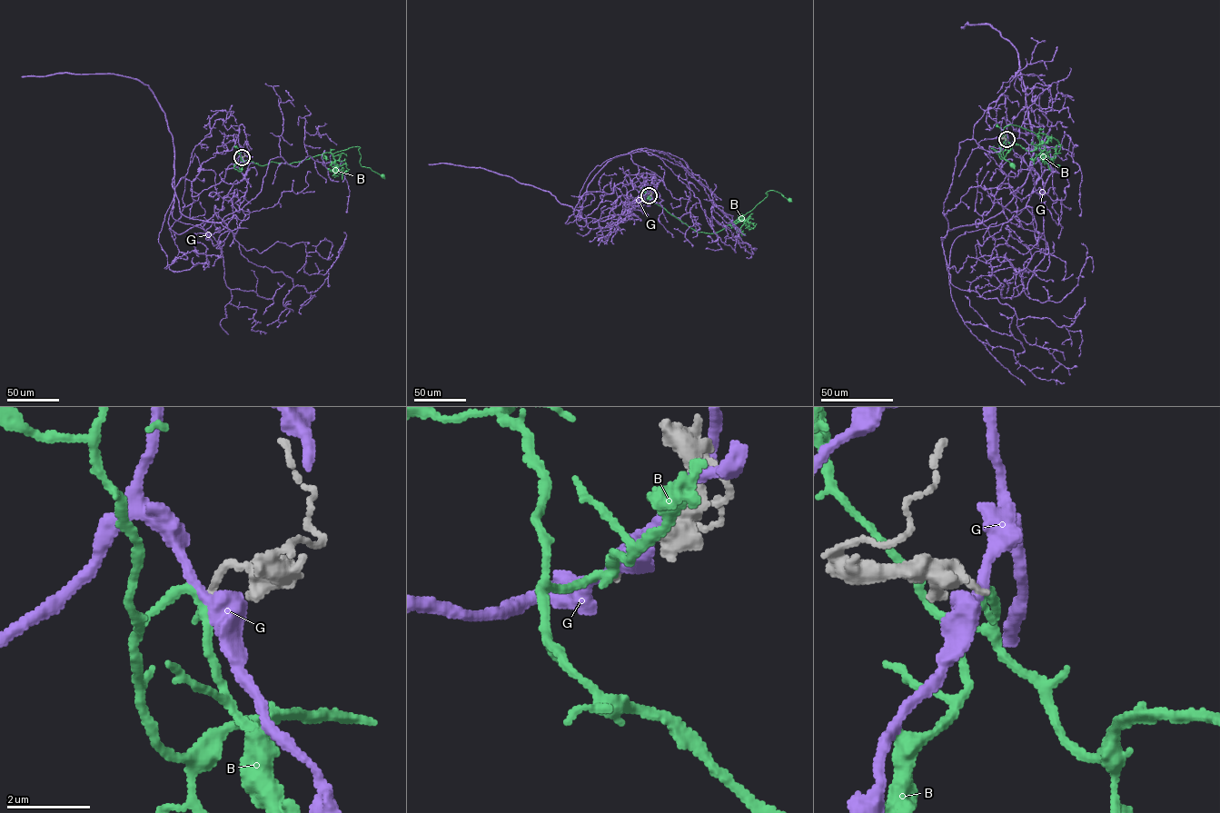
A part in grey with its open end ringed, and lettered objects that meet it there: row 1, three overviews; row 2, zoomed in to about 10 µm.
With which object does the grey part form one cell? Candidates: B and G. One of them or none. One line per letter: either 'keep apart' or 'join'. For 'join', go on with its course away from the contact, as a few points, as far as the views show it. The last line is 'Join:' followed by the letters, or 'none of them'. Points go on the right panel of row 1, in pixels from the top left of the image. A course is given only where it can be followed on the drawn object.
B: join; course (1006, 139), (1029, 151), (1038, 146), (1056, 149), (1059, 143), (1044, 133), (1006, 126), (999, 153), (1012, 165)
G: keep apart
Join: B

